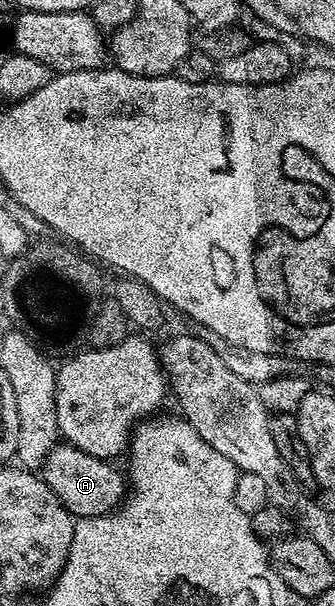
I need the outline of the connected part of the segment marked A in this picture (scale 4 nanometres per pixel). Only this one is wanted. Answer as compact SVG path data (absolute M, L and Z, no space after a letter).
M58 443L47 455L40 476L50 484L50 490L60 499L75 519L83 517L99 517L105 513L113 513L123 504L128 493L128 483L124 473L117 469L117 464L109 460L93 457L76 447Z

